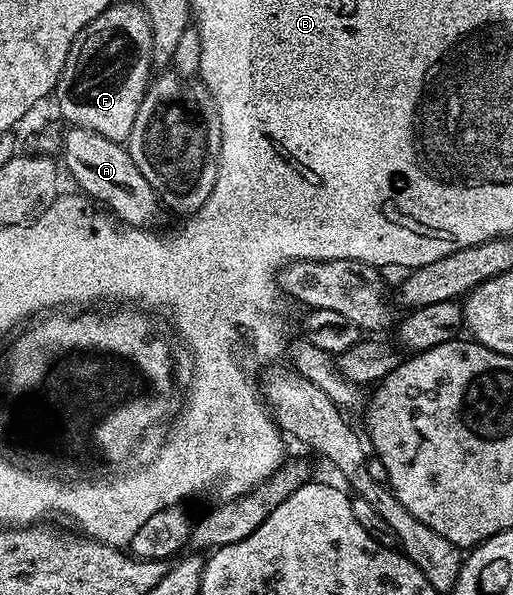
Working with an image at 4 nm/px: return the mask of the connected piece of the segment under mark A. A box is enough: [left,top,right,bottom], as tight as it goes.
[60,128,164,229]

